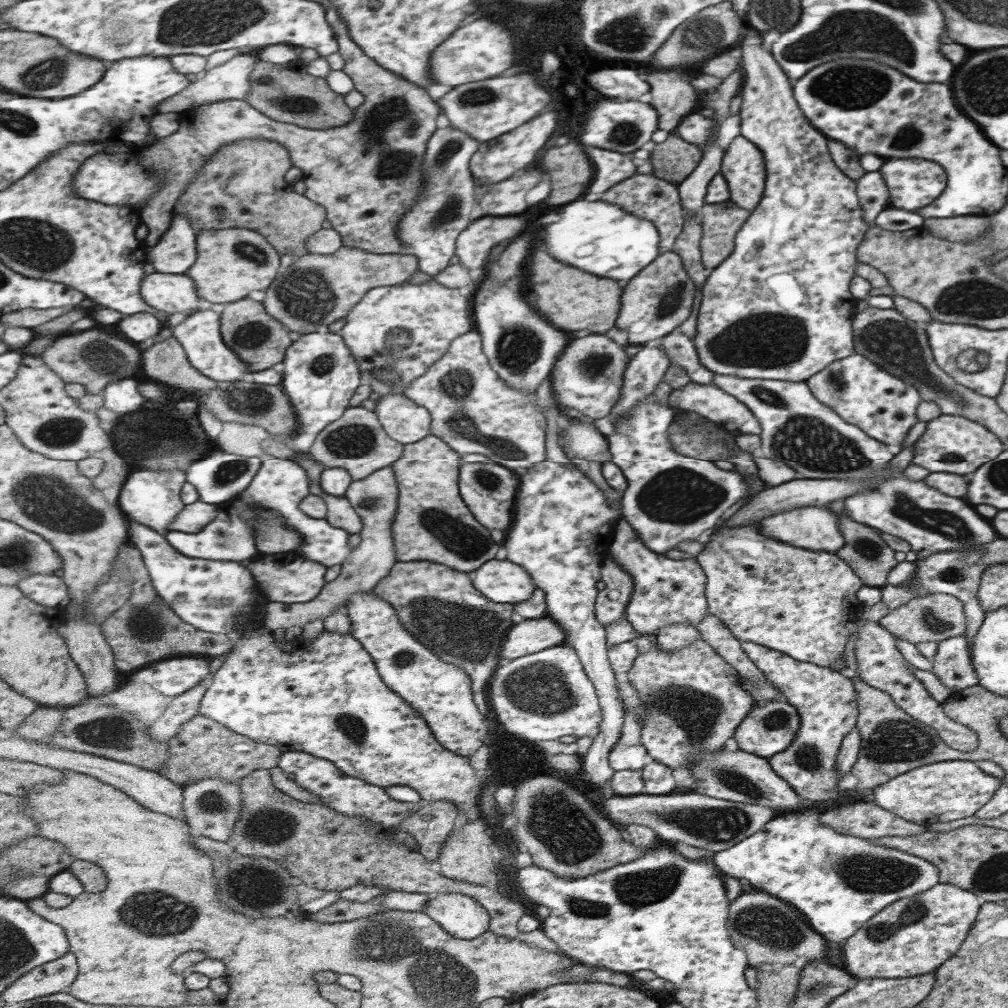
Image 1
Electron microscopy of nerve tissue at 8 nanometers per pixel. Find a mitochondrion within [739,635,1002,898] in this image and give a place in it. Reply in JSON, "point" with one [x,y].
{"point":[860,871]}

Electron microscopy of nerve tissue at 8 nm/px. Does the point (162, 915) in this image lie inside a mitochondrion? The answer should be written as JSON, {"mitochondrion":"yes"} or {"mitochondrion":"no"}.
{"mitochondrion":"yes"}

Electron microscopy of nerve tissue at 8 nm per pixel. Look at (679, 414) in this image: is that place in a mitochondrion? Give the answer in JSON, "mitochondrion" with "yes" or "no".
{"mitochondrion":"no"}

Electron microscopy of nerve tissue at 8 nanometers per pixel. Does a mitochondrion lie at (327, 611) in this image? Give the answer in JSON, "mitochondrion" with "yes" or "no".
{"mitochondrion":"no"}

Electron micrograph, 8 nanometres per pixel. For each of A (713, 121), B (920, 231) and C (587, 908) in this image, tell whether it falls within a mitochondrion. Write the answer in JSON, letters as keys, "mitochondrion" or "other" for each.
{"A":"other","B":"other","C":"mitochondrion"}

